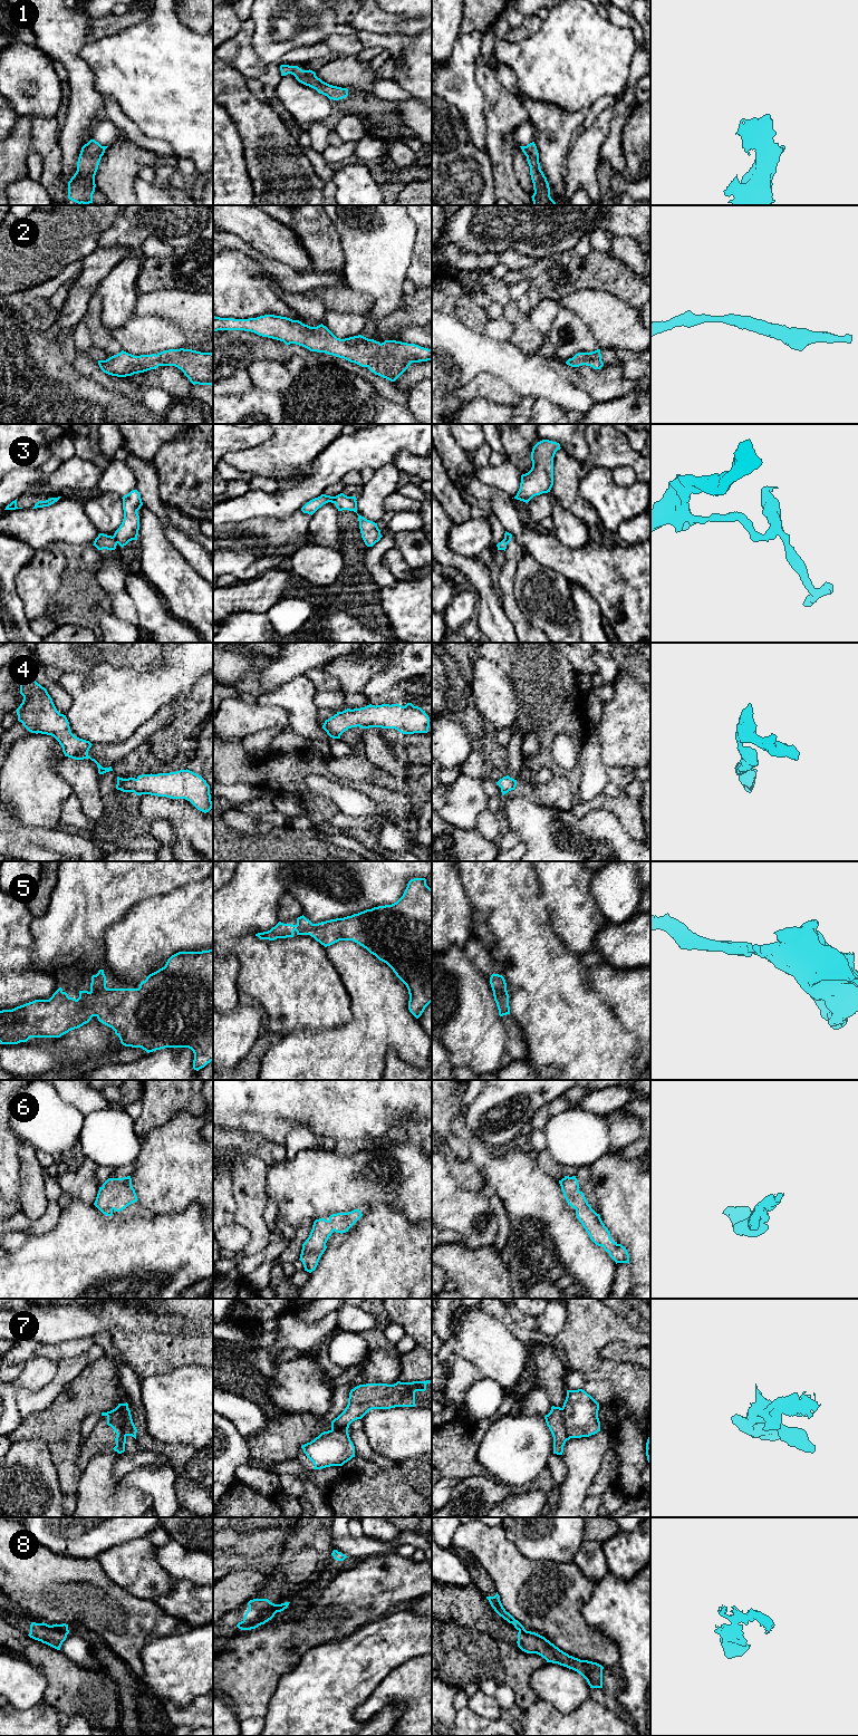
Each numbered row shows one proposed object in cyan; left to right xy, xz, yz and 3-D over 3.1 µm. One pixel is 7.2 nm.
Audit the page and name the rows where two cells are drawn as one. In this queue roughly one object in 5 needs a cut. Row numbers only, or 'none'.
3, 7, 8

